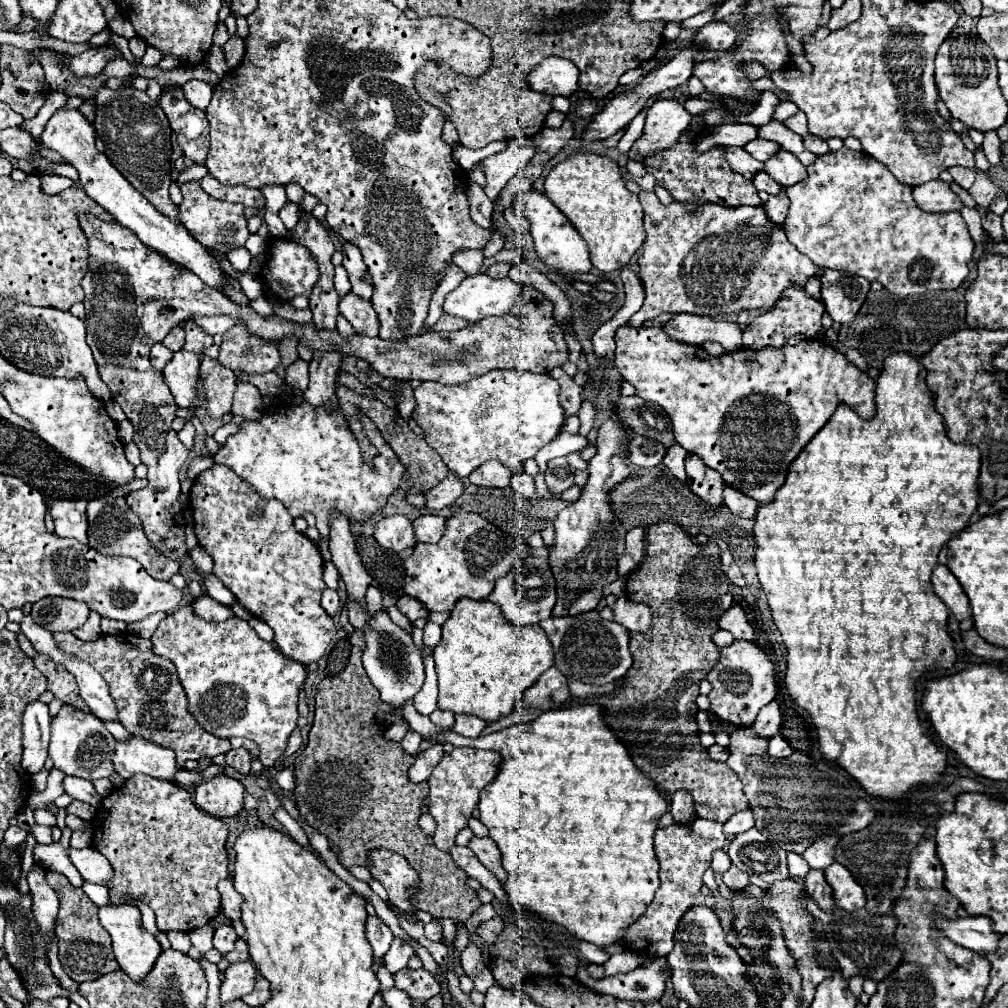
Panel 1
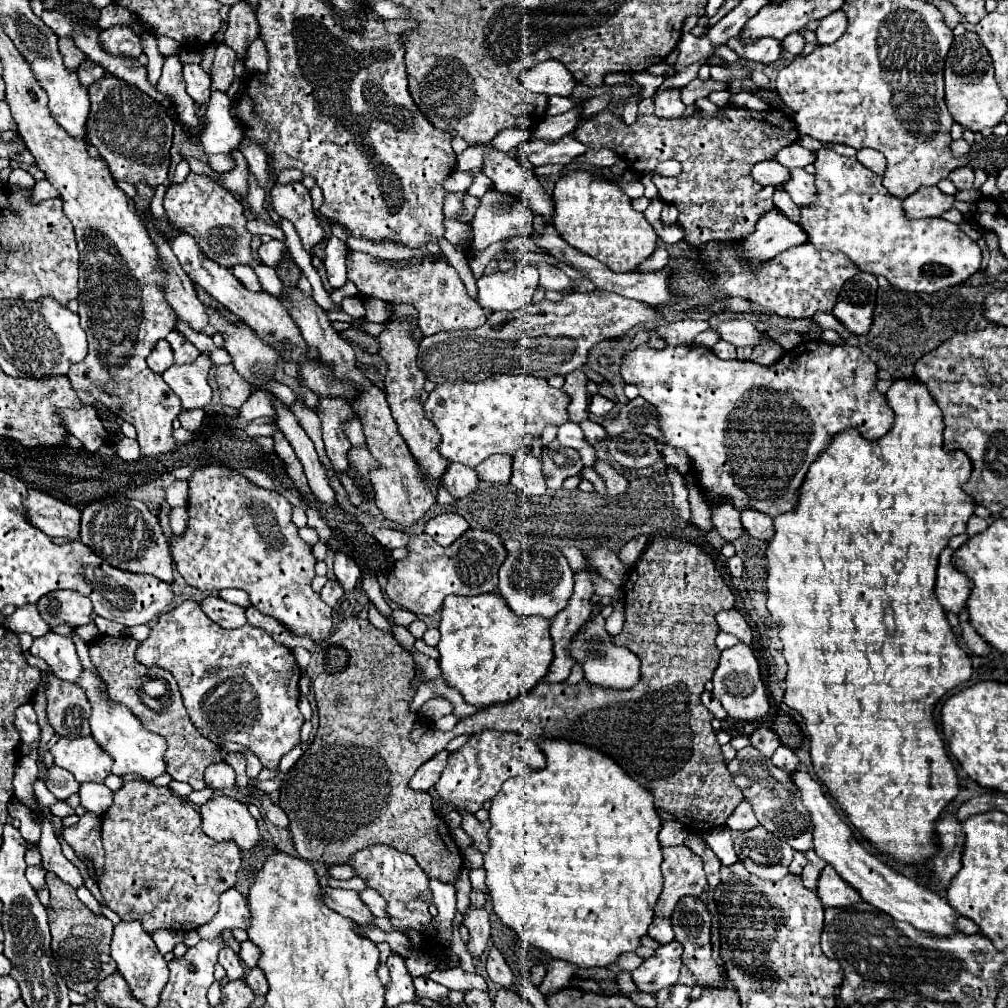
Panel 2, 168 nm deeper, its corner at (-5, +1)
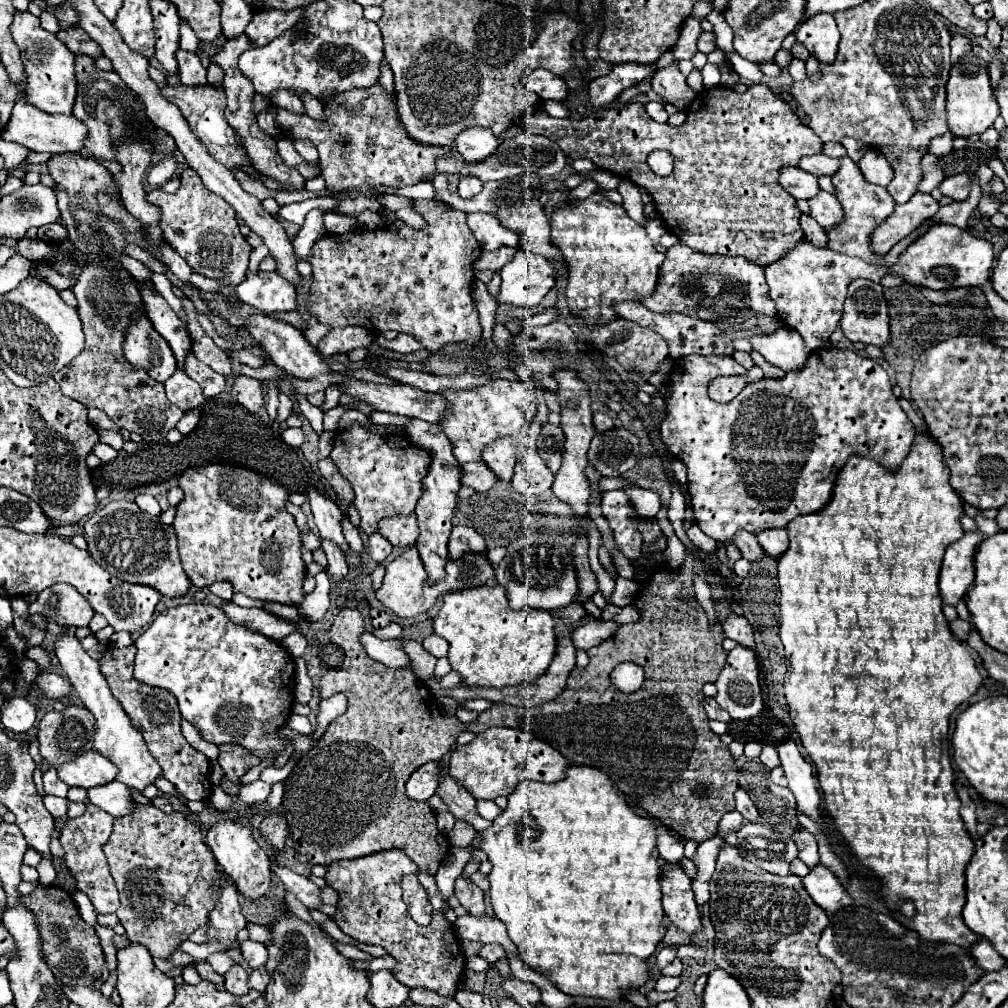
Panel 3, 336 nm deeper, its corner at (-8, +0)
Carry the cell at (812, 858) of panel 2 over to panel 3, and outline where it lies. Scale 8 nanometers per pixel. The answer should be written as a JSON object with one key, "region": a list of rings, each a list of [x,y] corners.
{"region":[[[800,830],[796,834],[796,846],[800,850],[800,858],[806,862],[808,868],[814,868],[820,864],[820,856],[818,856],[818,844],[816,844],[816,838],[810,834],[810,832],[804,832]]]}

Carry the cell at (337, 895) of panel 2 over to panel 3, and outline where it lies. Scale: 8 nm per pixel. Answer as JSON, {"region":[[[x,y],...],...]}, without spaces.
{"region":[[[272,864],[272,870],[284,882],[286,890],[292,892],[306,908],[312,910],[312,908],[320,908],[322,906],[322,898],[320,898],[322,888],[318,888],[312,880],[308,880],[306,876],[294,874],[292,870],[282,868],[282,866],[276,866],[276,864]]]}

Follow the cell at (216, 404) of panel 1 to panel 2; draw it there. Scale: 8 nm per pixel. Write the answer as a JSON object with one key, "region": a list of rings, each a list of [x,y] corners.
{"region":[[[233,365],[217,367],[217,383],[219,383],[223,405],[239,409],[251,395],[249,383],[235,371]]]}

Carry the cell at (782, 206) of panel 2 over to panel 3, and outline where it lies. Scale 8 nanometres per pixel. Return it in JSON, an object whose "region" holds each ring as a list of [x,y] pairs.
{"region":[[[802,214],[802,216],[800,216],[800,226],[802,226],[806,238],[810,238],[814,244],[824,246],[826,234],[824,234],[824,230],[820,228],[820,224],[818,224],[810,214]]]}

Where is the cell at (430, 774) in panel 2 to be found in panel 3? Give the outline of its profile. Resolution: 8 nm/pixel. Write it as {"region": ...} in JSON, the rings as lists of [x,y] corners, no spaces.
{"region":[[[428,762],[410,776],[410,780],[406,782],[406,794],[412,800],[428,800],[436,792],[440,780],[438,766],[440,766],[438,762]]]}

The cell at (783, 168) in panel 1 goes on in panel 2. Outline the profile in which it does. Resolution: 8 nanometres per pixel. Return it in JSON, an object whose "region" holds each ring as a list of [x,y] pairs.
{"region":[[[791,169],[791,179],[783,185],[783,189],[799,207],[811,207],[815,203],[815,177],[809,175],[805,169]]]}

